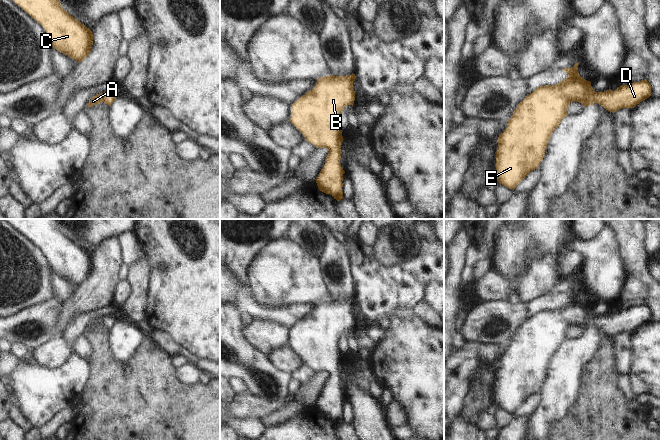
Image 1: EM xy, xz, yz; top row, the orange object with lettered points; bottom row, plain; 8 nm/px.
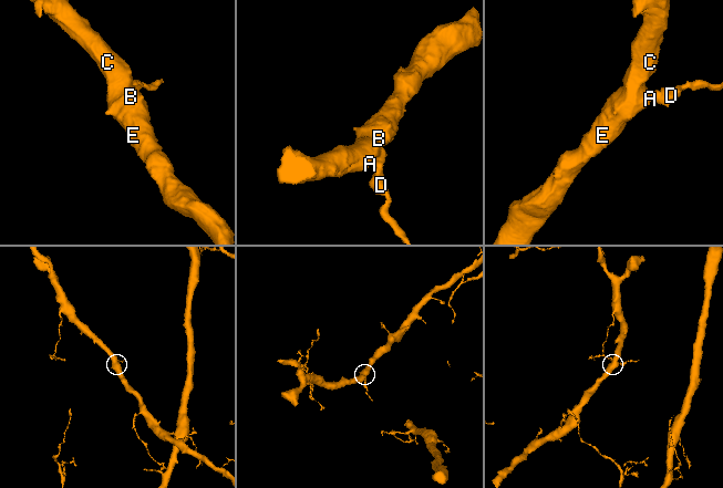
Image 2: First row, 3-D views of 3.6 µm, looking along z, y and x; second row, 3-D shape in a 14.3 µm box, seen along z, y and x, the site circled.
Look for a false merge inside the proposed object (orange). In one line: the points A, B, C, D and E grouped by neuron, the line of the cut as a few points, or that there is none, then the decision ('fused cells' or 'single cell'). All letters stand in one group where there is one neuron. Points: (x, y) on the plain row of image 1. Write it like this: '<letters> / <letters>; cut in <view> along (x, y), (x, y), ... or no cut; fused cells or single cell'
A B C D E; no cut; single cell

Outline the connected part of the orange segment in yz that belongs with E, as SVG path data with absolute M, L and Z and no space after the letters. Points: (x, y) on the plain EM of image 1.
M576 287L572 292L562 293L568 301L555 309L537 311L517 329L513 339L507 345L507 351L499 358L496 375L496 405L514 414L516 410L532 395L538 393L543 384L546 371L553 355L567 340L569 328L573 325L585 330L598 327L606 334L614 337L621 332L634 332L637 328L651 320L651 309L645 304L621 309L614 316L609 313L595 316L591 306L582 302L578 297Z

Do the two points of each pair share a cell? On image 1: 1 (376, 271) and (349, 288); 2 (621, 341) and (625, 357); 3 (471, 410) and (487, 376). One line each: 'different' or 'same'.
1: different
2: same
3: same

